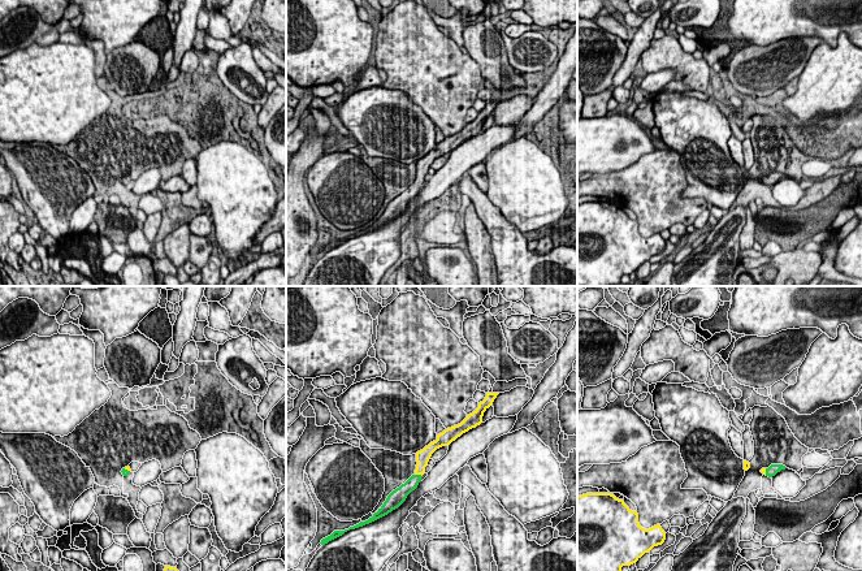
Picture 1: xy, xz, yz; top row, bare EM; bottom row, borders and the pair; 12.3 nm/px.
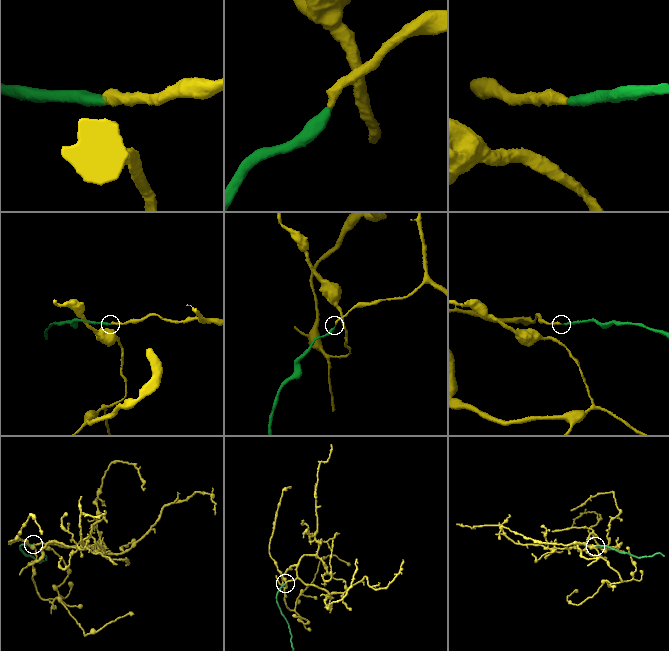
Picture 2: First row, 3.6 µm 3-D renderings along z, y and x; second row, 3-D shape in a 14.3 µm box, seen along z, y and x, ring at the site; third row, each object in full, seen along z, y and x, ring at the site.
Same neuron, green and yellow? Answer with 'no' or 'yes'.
yes

